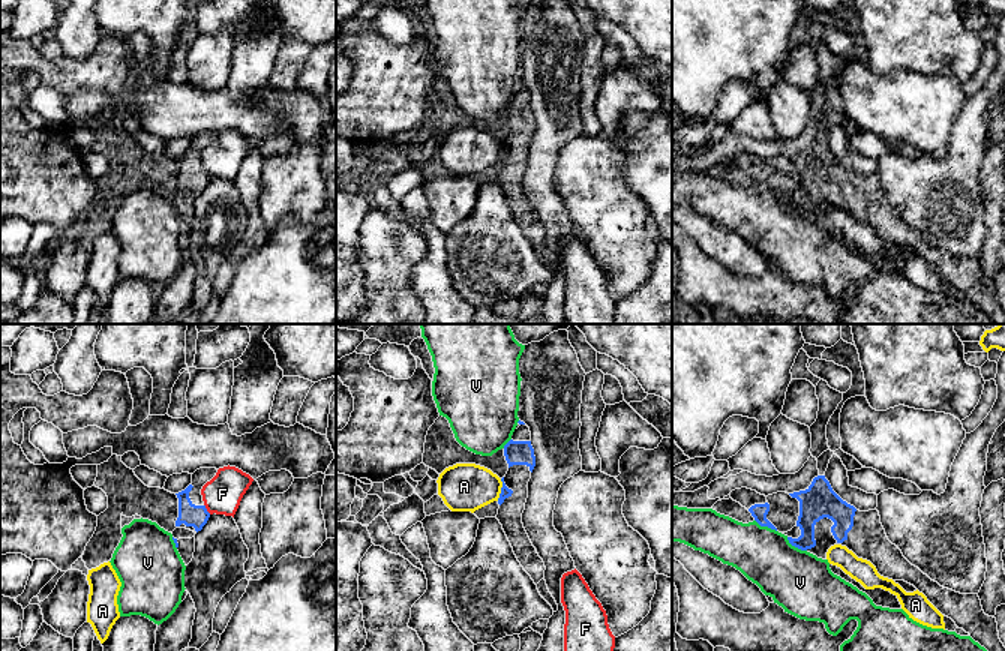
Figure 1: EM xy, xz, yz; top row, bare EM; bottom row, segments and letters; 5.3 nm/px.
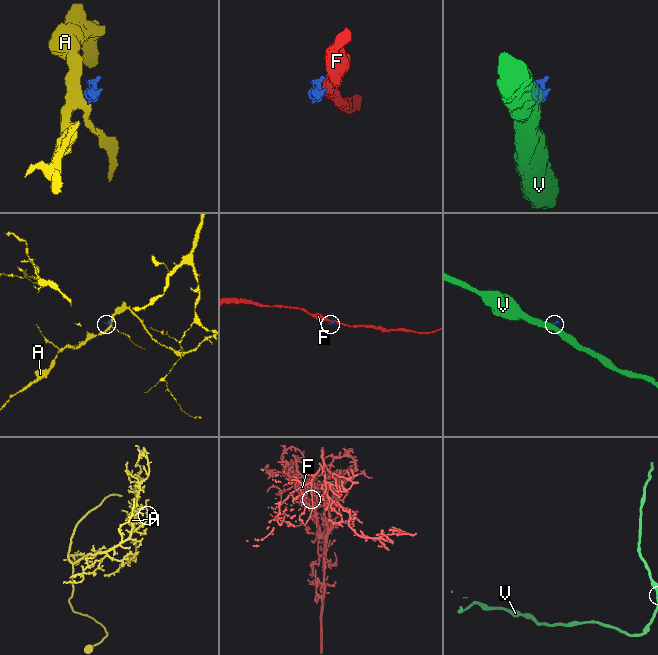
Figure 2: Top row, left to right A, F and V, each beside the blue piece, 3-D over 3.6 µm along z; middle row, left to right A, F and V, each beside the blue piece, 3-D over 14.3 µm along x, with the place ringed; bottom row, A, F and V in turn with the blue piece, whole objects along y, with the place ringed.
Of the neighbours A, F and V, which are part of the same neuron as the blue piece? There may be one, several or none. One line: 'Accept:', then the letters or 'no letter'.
Accept: no letter

